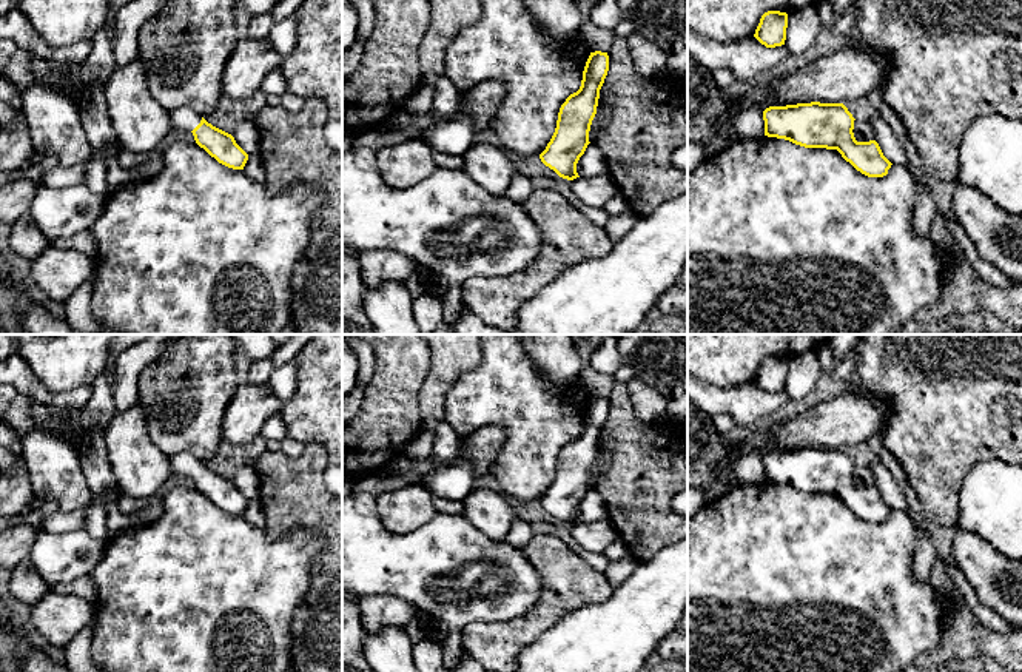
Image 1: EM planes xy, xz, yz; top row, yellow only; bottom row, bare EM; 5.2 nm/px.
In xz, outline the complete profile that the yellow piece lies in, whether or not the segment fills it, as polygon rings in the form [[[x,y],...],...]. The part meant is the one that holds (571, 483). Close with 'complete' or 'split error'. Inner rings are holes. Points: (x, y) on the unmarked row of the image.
[[[590,398],[583,416],[581,432],[561,450],[555,478],[540,499],[541,507],[563,524],[580,522],[577,509],[590,489],[589,476],[607,416],[607,398]]]; complete

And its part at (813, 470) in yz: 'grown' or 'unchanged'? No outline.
unchanged

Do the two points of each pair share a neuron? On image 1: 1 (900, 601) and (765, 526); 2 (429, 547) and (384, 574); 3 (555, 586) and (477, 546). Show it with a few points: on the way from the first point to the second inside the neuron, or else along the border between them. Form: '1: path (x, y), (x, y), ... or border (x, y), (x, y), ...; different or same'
1: path (867, 594), (833, 594), (799, 560); same
2: path (418, 558), (410, 566), (395, 566); same
3: border (521, 549), (540, 580), (538, 600), (529, 611); different

